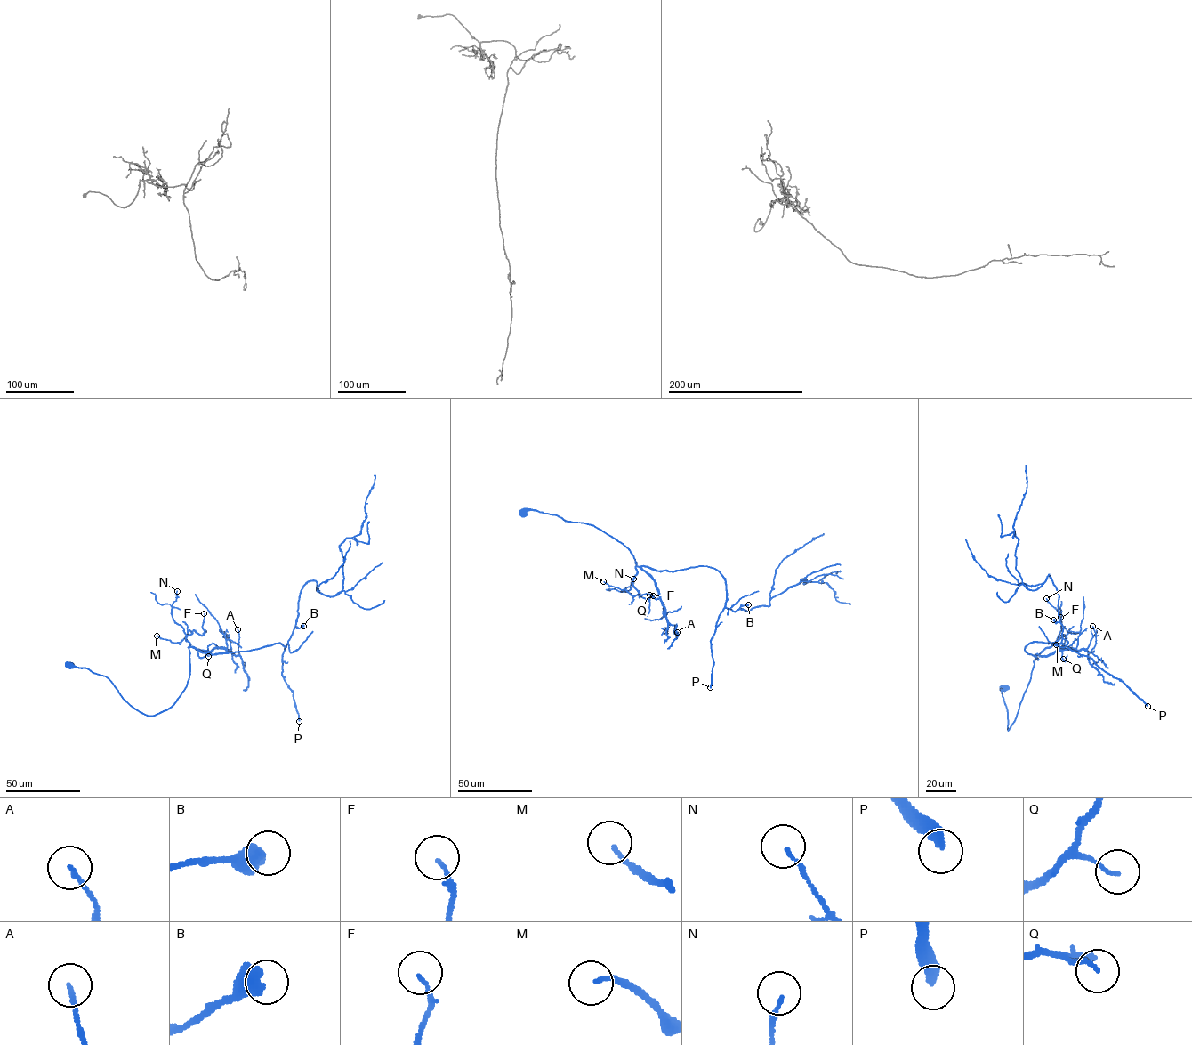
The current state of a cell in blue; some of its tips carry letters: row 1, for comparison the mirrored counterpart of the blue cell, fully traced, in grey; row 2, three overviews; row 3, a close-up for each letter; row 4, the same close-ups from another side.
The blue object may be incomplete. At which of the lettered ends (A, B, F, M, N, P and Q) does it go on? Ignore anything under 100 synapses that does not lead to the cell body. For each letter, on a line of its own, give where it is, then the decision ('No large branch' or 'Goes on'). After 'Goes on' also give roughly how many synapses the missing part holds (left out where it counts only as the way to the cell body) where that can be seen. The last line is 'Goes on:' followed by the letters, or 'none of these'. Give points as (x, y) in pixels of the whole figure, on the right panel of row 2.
A: Place: (1092, 626). No large branch
B: Place: (1053, 619). No large branch
F: Place: (1060, 617). No large branch
M: Place: (1056, 644). No large branch
N: Place: (1046, 598). No large branch
P: Place: (1147, 706). Goes on. Roughly 140 synapses
Q: Place: (1063, 659). No large branch
Goes on: P

